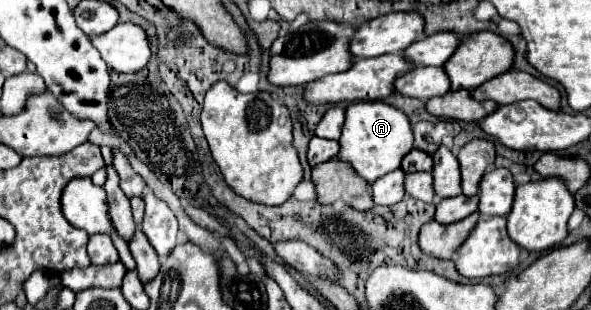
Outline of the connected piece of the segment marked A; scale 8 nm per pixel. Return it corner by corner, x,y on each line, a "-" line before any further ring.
383,101
351,103
345,111
345,125
339,145
341,149
337,159
351,165
351,169
355,169
355,173
371,185
379,177
401,167
403,157
413,149
413,131
407,115

